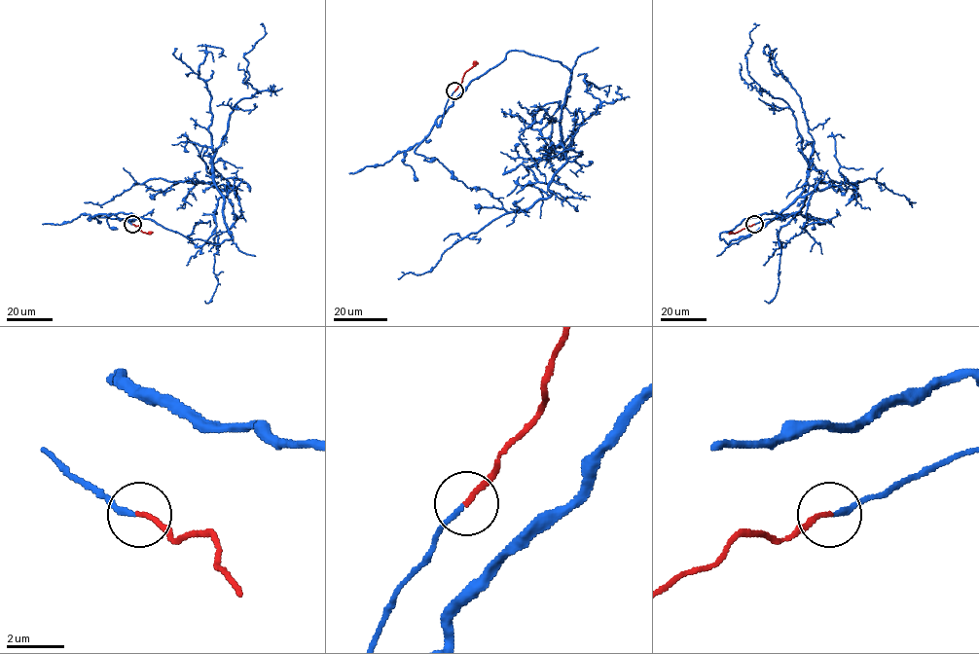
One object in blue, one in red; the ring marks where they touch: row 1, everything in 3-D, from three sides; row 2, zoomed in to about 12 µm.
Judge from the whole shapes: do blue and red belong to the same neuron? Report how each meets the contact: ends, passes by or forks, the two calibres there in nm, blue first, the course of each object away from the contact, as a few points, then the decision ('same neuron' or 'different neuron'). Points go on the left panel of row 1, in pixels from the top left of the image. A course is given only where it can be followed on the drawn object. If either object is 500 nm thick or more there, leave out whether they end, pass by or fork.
blue ends; red ends; calibres 170 and 170 nm; course blue (132, 224), (117, 214), (190, 239), (232, 238), (212, 157), (234, 106), (257, 91), (243, 55), (260, 24); course red (132, 224), (151, 234); same neuron

